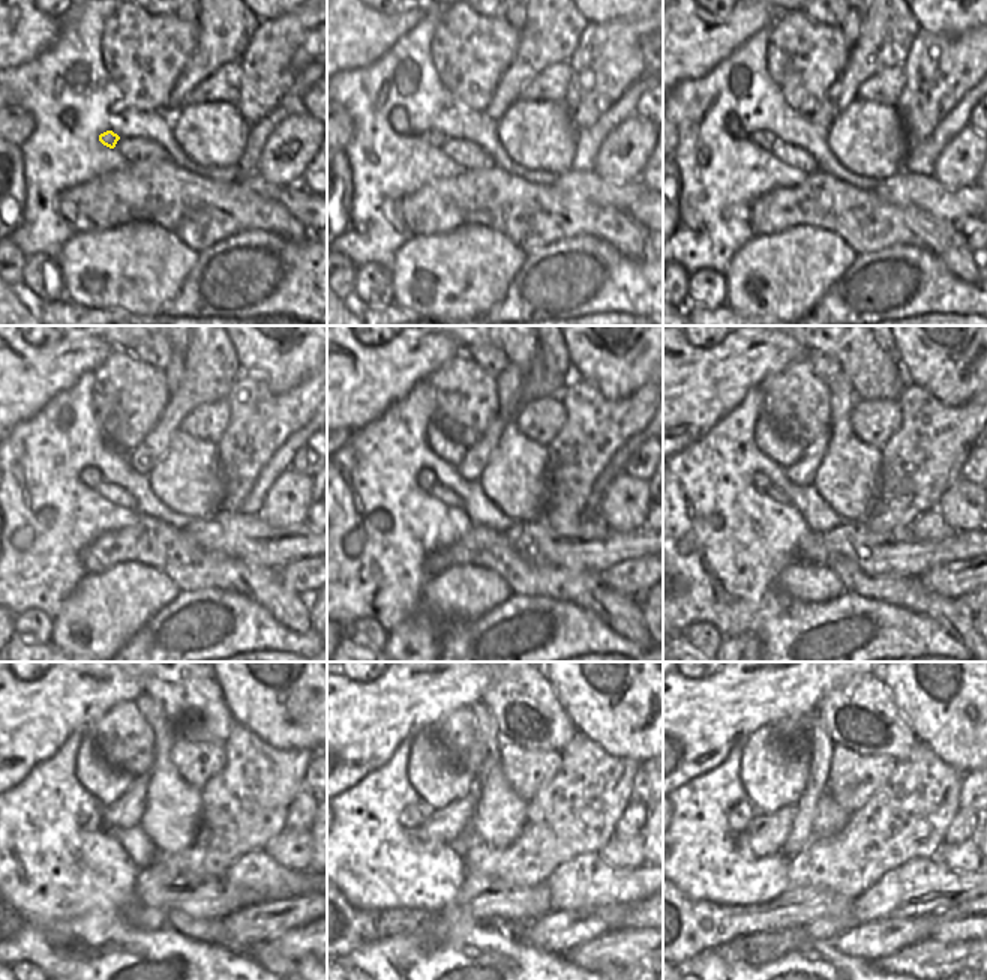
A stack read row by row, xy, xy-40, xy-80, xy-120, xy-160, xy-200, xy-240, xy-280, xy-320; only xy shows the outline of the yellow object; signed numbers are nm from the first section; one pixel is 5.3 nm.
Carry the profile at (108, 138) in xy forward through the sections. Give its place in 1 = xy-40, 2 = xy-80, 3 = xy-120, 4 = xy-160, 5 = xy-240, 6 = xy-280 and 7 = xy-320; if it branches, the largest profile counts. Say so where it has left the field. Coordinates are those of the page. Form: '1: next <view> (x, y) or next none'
1: next xy-40 (432, 137)
2: next xy-80 (764, 138)
3: next xy-120 (90, 476)
4: next xy-160 (426, 479)
5: next xy-240 (81, 818)
6: next xy-280 (411, 817)
7: next xy-320 (741, 814)

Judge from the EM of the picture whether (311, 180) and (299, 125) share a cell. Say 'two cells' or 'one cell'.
two cells

